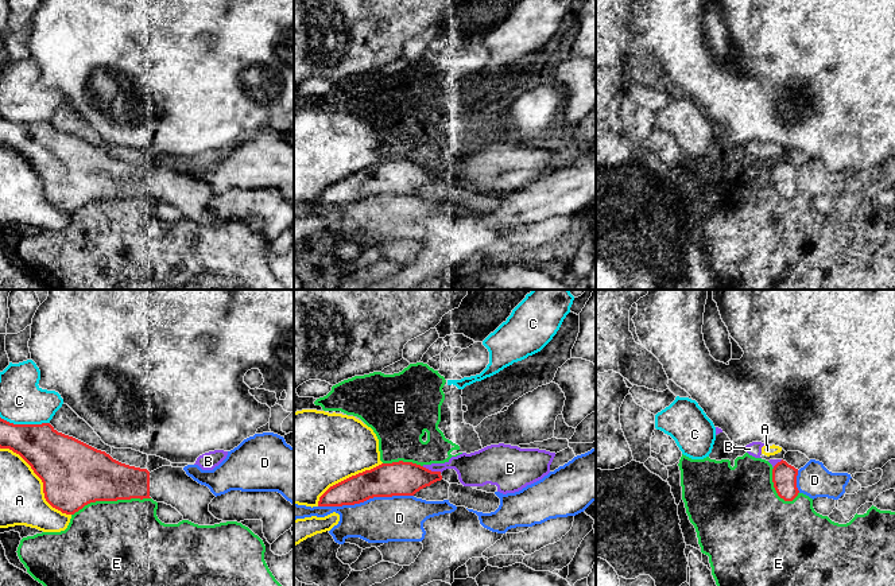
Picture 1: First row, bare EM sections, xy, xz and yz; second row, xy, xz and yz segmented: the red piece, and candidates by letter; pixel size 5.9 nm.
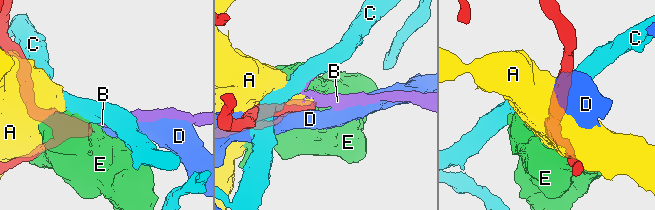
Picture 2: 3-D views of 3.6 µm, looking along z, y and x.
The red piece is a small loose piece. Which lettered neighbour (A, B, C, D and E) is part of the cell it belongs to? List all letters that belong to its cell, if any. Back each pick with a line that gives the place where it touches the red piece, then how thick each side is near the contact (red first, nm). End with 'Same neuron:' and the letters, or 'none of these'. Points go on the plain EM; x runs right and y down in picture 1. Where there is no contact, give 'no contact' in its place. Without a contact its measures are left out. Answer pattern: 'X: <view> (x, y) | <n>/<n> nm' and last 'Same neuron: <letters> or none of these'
Same neuron: none of these

